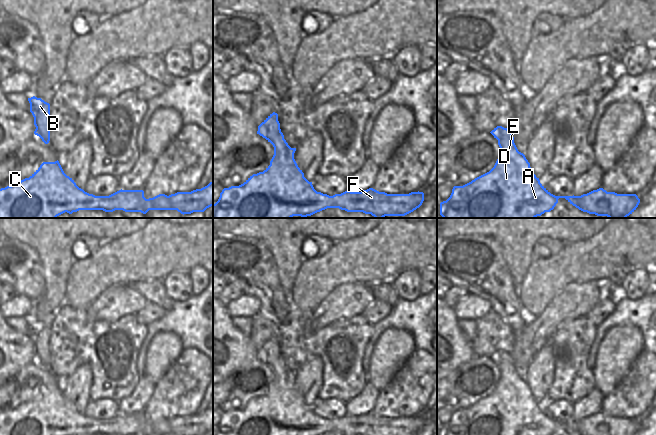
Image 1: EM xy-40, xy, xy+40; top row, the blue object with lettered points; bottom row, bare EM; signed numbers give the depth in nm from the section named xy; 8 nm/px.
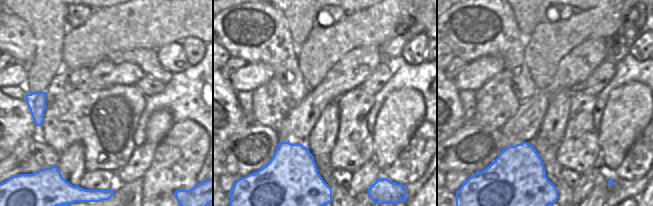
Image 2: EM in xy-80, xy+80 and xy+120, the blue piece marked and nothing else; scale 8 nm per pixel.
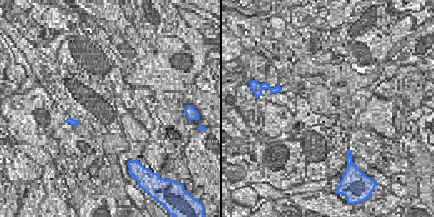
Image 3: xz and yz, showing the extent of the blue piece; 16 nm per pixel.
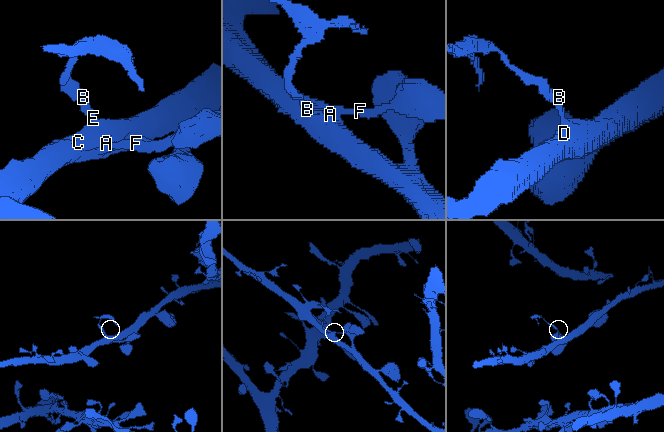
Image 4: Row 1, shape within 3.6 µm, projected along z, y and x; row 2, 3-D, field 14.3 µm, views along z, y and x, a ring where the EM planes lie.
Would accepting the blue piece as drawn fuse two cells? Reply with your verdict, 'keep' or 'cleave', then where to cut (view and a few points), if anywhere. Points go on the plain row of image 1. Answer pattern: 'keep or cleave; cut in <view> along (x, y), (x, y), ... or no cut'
cleave; cut in xy along (280, 355), (272, 368)

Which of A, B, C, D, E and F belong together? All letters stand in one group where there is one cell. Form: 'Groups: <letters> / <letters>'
Groups: A C D E F / B

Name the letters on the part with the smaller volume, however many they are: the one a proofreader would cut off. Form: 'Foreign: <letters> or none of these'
Foreign: B

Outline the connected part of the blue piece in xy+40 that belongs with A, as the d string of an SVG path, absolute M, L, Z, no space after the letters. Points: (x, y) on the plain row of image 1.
M504 351L501 355L502 361L498 364L500 379L494 391L463 410L454 410L450 421L440 427L440 435L551 435L558 427L559 422L565 422L581 435L634 435L638 431L640 423L636 418L617 418L607 416L603 412L581 420L555 420L551 418L534 398L525 379L518 375L512 356Z

